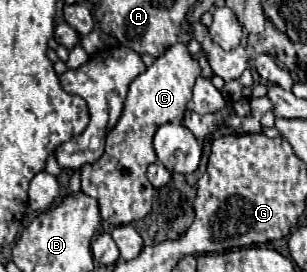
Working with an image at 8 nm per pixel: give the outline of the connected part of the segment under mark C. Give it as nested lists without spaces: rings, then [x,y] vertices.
[[[177,42],[131,82],[123,114],[117,126],[105,138],[105,154],[95,164],[81,168],[81,190],[99,202],[103,220],[121,226],[141,220],[151,212],[153,186],[149,184],[145,172],[147,166],[157,160],[153,150],[153,134],[161,124],[183,118],[199,74],[199,62],[189,54],[187,44]]]

